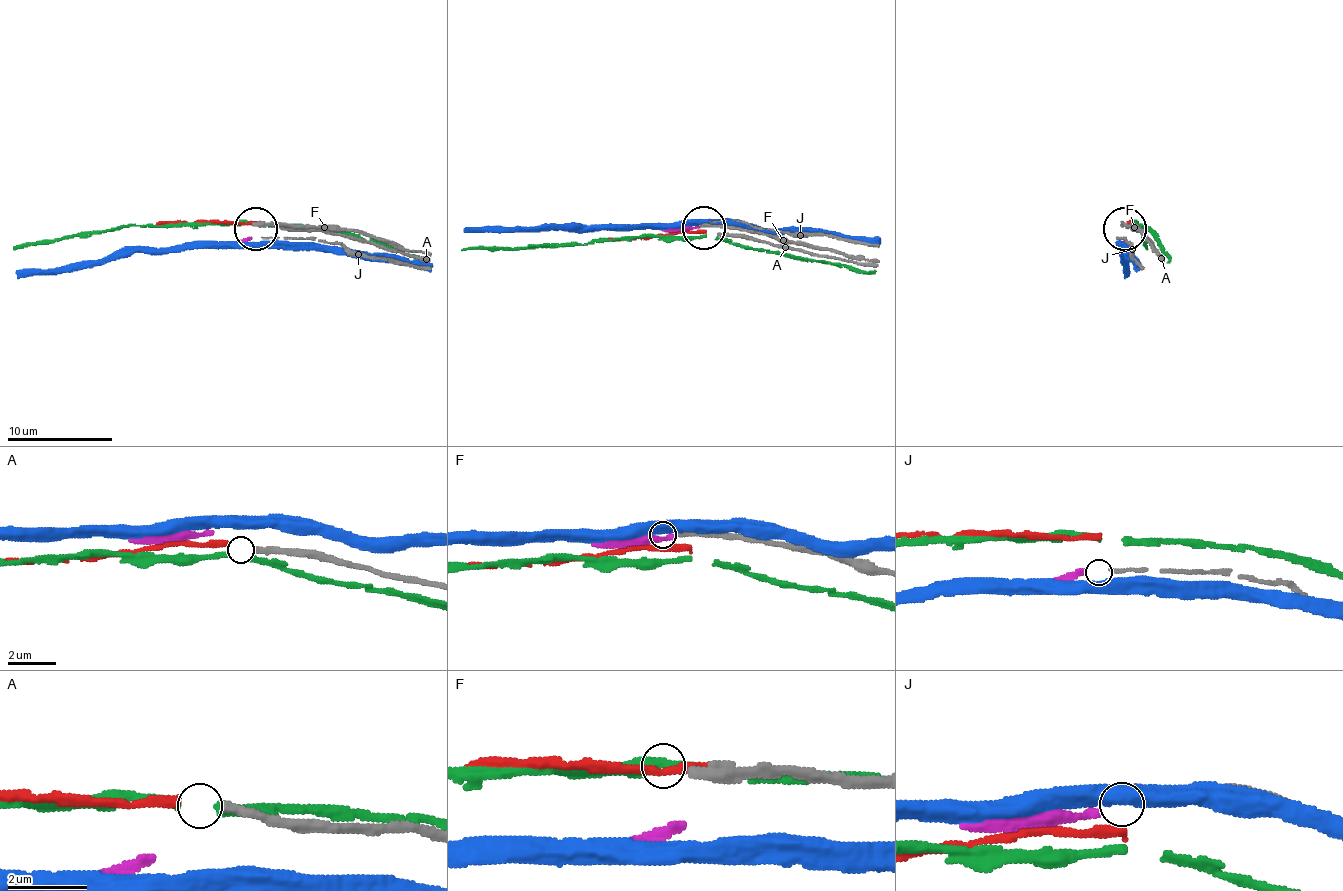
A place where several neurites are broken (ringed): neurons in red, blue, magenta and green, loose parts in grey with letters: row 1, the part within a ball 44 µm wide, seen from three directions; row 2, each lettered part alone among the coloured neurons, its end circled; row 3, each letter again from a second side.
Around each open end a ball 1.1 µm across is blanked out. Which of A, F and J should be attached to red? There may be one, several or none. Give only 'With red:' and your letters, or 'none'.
With red: A

